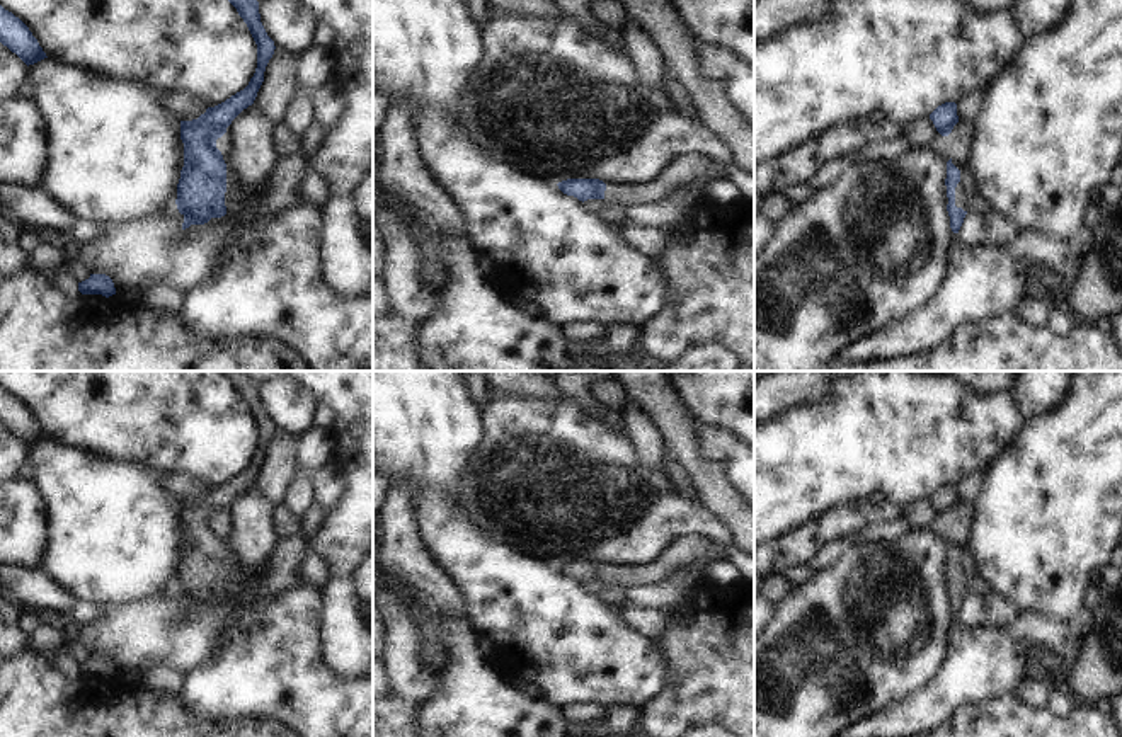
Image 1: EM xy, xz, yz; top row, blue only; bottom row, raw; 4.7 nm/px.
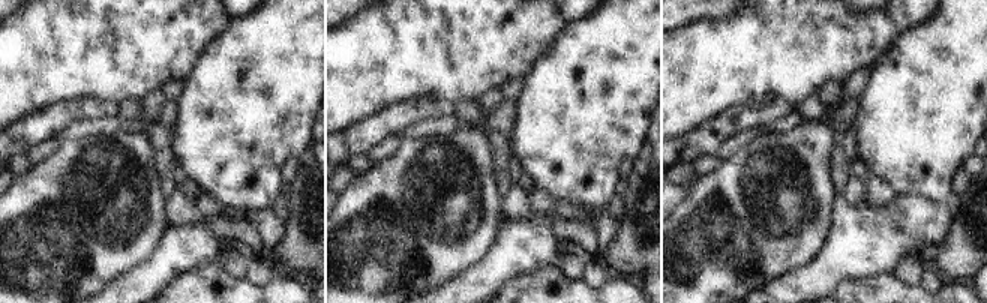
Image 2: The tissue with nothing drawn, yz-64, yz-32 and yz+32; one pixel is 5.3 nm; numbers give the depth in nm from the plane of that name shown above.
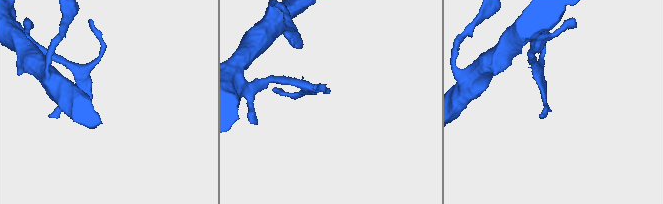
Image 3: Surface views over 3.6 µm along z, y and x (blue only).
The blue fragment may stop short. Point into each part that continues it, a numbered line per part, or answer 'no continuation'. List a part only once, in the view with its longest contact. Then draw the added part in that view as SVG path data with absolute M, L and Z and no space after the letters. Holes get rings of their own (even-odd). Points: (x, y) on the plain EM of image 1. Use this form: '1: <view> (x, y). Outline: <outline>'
1: xy (235, 579). Outline: M235 558L226 560L225 587L230 599L238 597L249 586L249 575Z

